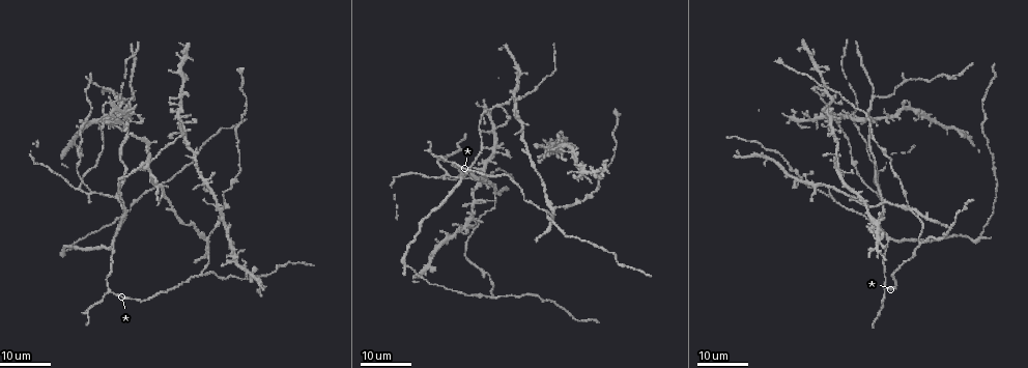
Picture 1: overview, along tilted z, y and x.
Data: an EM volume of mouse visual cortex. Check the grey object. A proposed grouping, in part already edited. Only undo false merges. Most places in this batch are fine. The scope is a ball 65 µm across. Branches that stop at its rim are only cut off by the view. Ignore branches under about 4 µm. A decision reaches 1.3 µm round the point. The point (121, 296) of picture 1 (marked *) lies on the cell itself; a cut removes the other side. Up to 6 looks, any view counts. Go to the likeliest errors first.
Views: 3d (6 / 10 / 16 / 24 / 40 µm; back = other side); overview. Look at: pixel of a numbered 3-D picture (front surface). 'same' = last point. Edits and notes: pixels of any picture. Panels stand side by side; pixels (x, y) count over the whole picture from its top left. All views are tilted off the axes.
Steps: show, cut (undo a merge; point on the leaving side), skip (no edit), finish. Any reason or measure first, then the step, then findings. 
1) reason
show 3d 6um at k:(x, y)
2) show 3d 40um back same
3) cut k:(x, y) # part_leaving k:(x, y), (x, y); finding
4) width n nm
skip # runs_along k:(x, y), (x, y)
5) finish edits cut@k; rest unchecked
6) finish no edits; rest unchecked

looks like a crossing
show 3d 16um at 1:(92, 190)

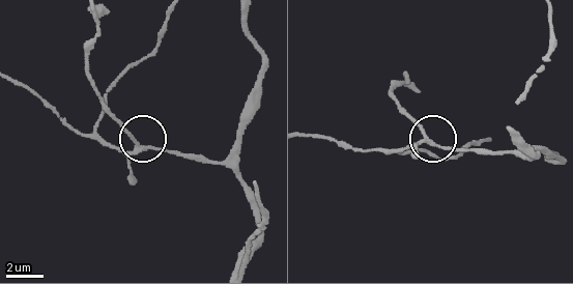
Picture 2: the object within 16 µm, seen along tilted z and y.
show 3d 6um at 2:(428, 141)

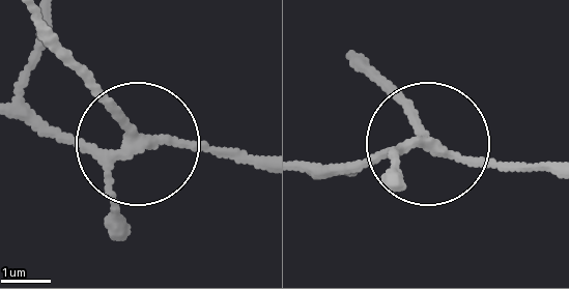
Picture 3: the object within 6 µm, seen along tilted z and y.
width 190 nm
skip # one cell here

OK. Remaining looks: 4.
arms part here
show 3d 16um at 1:(108, 90)

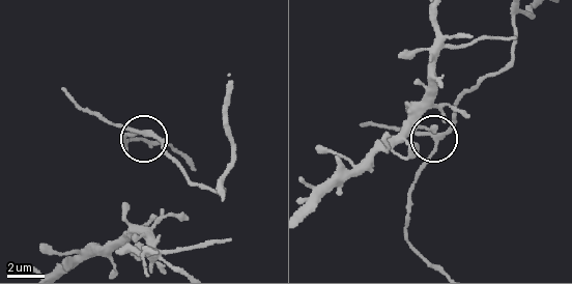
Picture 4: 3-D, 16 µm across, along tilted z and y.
closer look
show 3d 6um at 4:(146, 132)

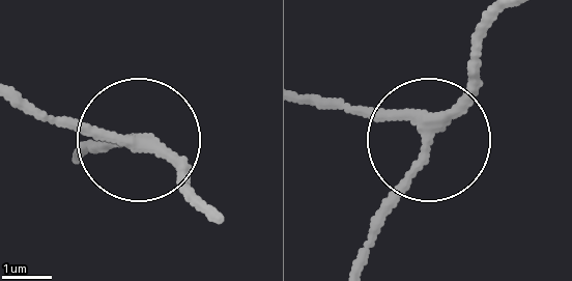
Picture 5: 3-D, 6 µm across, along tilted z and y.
skip # runs_along 5:(497, 13), (467, 100), (434, 136), (318, 104); one cell here

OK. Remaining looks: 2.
side arm on a straight run
show 3d 24um at 1:(881, 204)

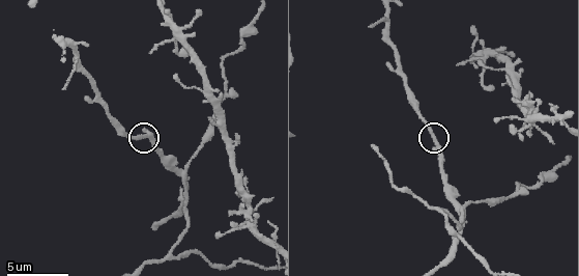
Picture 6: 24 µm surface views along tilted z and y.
show 3d 6um at 6:(435, 140)

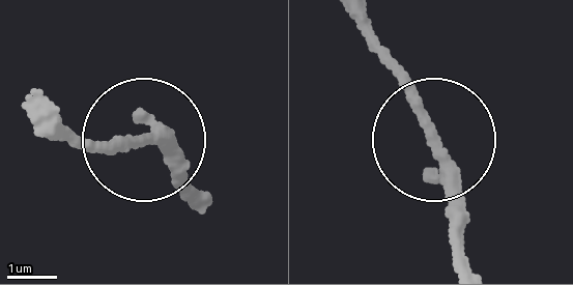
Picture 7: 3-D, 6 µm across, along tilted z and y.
skip # runs_along 7:(462, 262), (440, 135), (365, 38); all the same cell

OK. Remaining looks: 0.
finish no edits; rest unchecked

